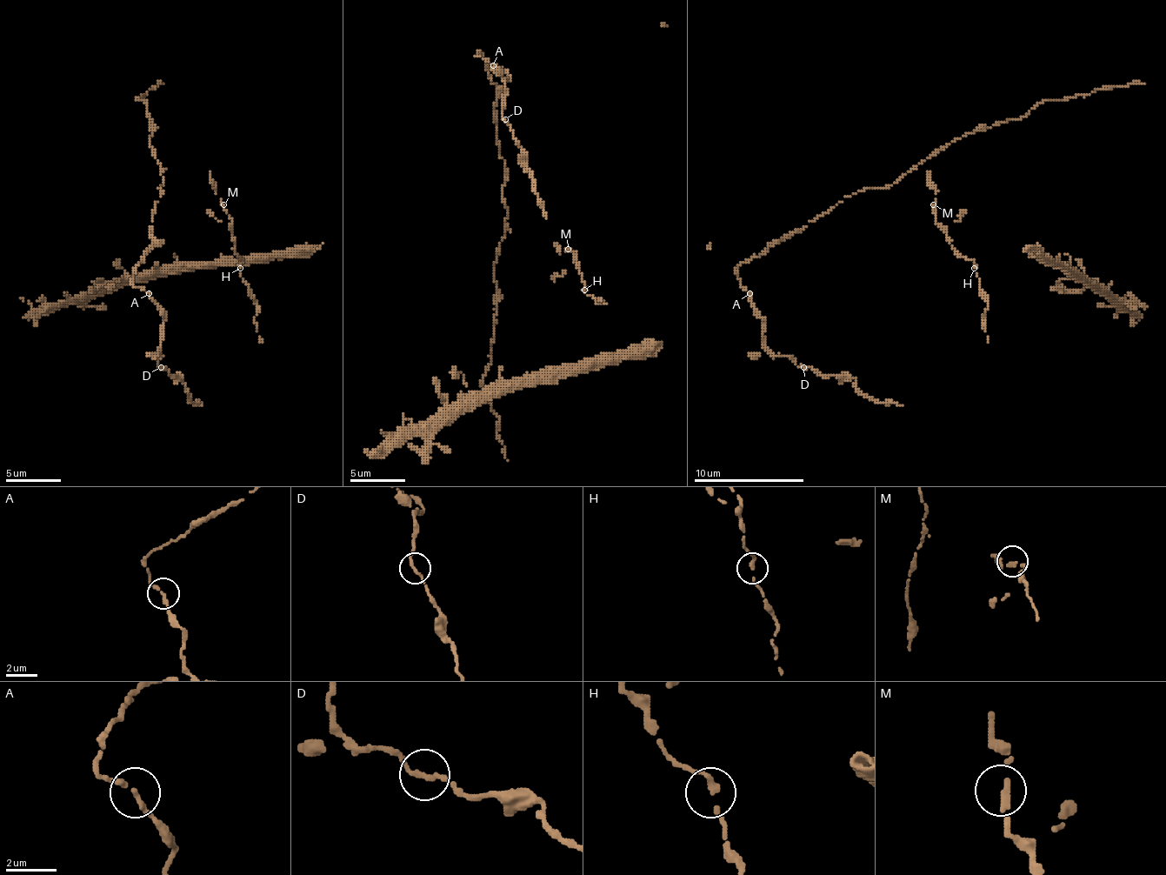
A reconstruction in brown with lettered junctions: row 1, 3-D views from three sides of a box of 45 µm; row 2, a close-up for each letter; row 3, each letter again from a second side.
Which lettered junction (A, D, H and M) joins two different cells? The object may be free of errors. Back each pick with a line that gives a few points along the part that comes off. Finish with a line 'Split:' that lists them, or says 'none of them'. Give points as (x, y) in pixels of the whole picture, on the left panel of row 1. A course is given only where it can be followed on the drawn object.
Split: none of them

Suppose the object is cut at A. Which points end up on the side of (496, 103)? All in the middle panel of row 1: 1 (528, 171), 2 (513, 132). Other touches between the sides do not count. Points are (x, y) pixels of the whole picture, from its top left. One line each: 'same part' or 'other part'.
1: other part
2: other part

